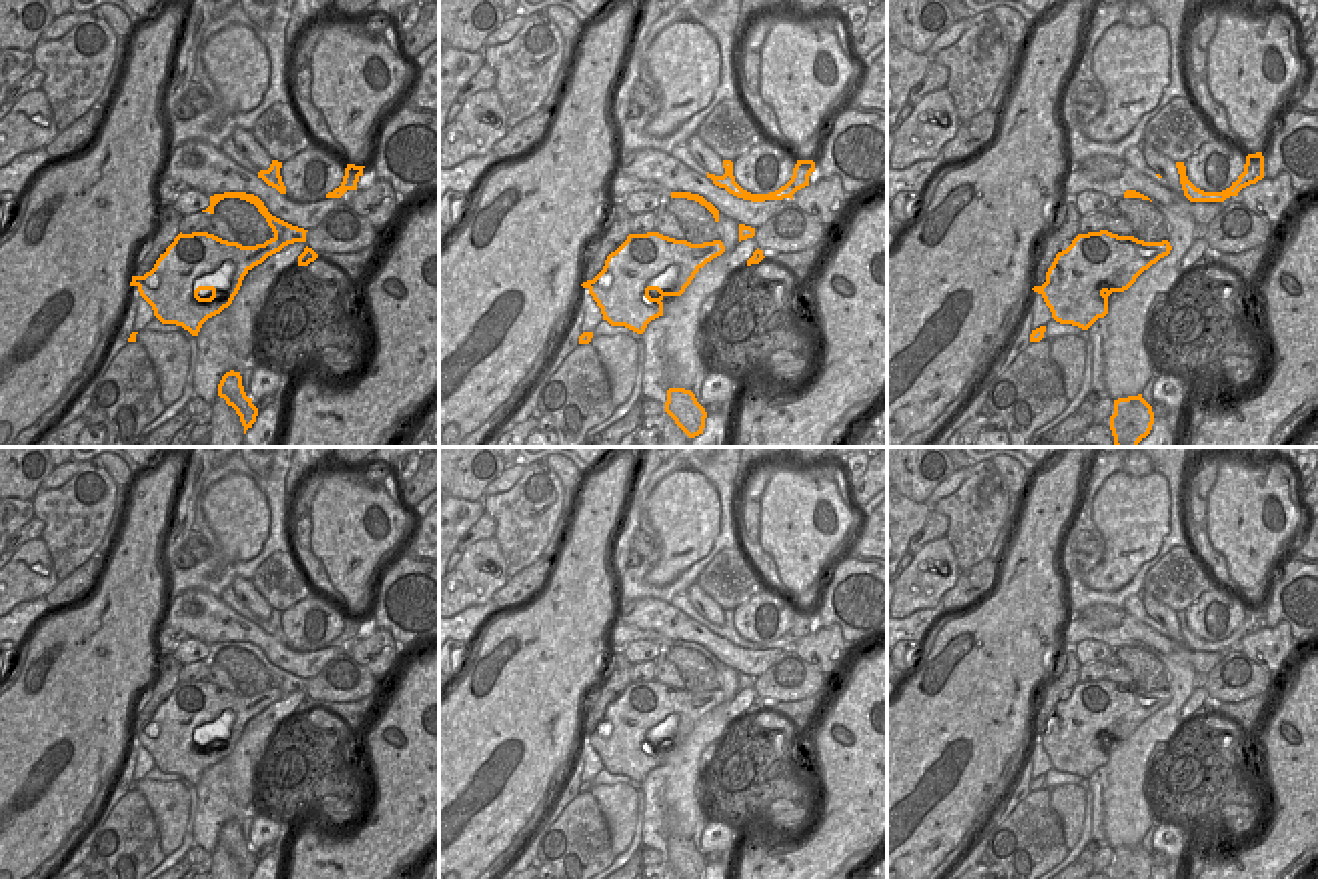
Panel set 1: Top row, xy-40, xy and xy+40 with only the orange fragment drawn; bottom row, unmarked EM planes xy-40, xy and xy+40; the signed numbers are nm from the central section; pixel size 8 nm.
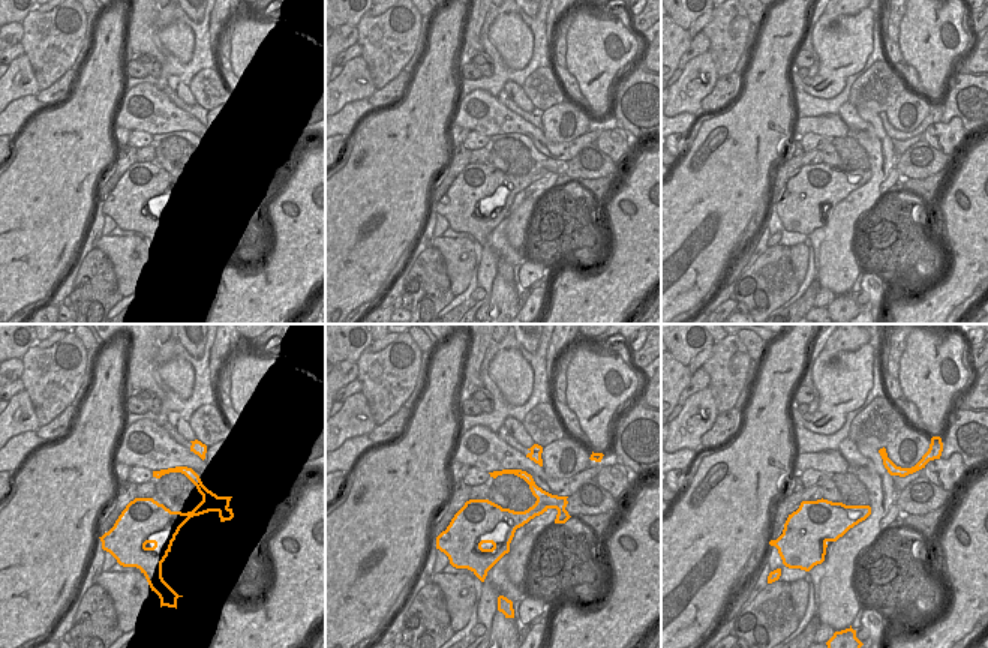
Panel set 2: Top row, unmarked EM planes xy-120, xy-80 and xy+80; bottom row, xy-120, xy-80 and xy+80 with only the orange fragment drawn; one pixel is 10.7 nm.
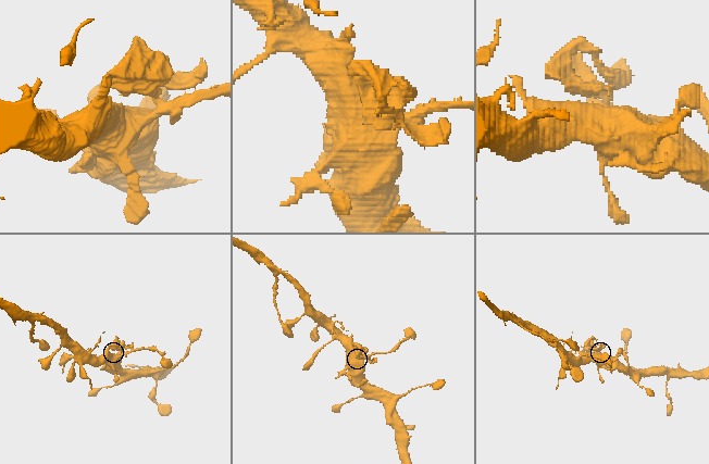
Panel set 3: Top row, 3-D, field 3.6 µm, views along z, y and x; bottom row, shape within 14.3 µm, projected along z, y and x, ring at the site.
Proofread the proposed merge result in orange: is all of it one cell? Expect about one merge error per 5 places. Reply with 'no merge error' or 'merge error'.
merge error

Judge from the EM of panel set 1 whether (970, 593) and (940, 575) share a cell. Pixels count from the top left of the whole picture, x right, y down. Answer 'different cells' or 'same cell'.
different cells

